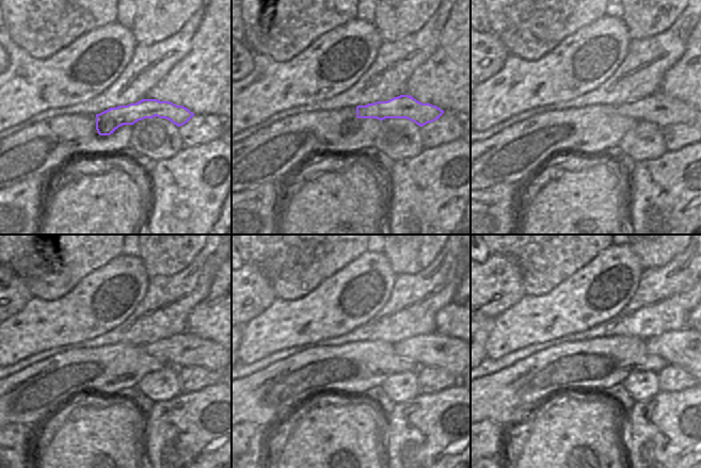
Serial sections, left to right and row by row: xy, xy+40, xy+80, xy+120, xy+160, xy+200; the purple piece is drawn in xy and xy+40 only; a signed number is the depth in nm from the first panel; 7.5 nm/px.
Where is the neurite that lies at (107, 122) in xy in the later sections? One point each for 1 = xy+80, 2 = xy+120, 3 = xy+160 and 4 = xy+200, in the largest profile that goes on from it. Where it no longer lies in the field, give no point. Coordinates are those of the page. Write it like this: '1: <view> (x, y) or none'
1: xy+80 (662, 110)
2: xy+120 (182, 350)
3: xy+160 (436, 350)
4: xy+200 (683, 347)

